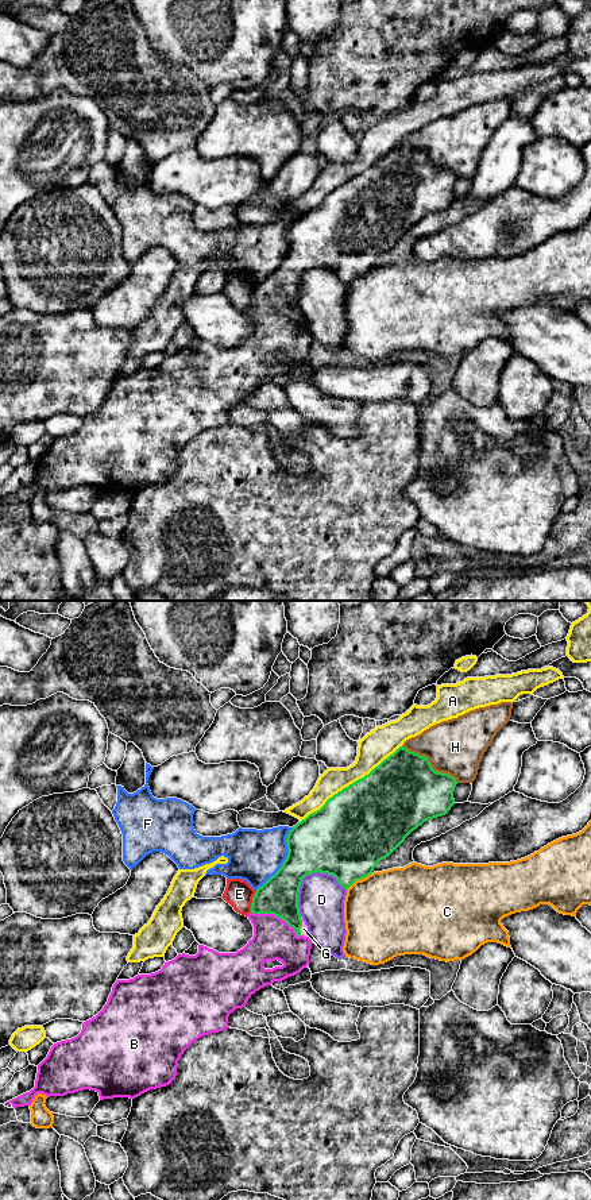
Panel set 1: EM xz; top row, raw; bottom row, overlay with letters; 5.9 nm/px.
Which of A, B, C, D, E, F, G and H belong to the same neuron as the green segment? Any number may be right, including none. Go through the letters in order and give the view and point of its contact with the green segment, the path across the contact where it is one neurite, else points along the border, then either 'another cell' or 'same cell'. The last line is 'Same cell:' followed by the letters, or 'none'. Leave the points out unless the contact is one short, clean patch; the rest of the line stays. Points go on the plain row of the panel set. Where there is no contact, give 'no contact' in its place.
A: xz (352, 178) | another cell
B: xz (277, 311) | across xz (278, 290), (277, 311), (277, 330), (273, 334) | same cell
C: xz (359, 274) | another cell
D: xz (306, 269) | another cell
E: xz (252, 296) | another cell
F: xz (285, 255) | another cell
G: xz (301, 320) | along xz (300, 312), (301, 330) | another cell
H: xz (429, 159) | another cell
Same cell: B

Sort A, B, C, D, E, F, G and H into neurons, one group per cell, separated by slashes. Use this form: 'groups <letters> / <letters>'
groups A G / B / C / D / E / F / H

